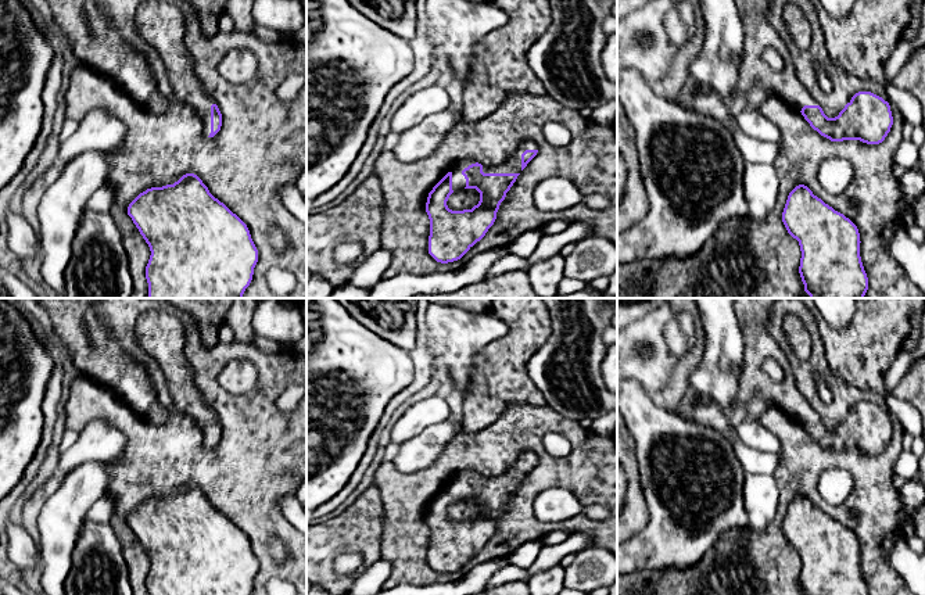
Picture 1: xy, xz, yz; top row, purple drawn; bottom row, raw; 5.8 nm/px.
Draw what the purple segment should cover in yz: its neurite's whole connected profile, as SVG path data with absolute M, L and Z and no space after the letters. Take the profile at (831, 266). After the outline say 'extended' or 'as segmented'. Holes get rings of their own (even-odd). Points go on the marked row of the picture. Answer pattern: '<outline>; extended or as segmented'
M799 184L788 196L782 222L799 241L799 273L810 298L864 298L868 277L860 257L860 233L849 218L814 196L807 186Z; as segmented

